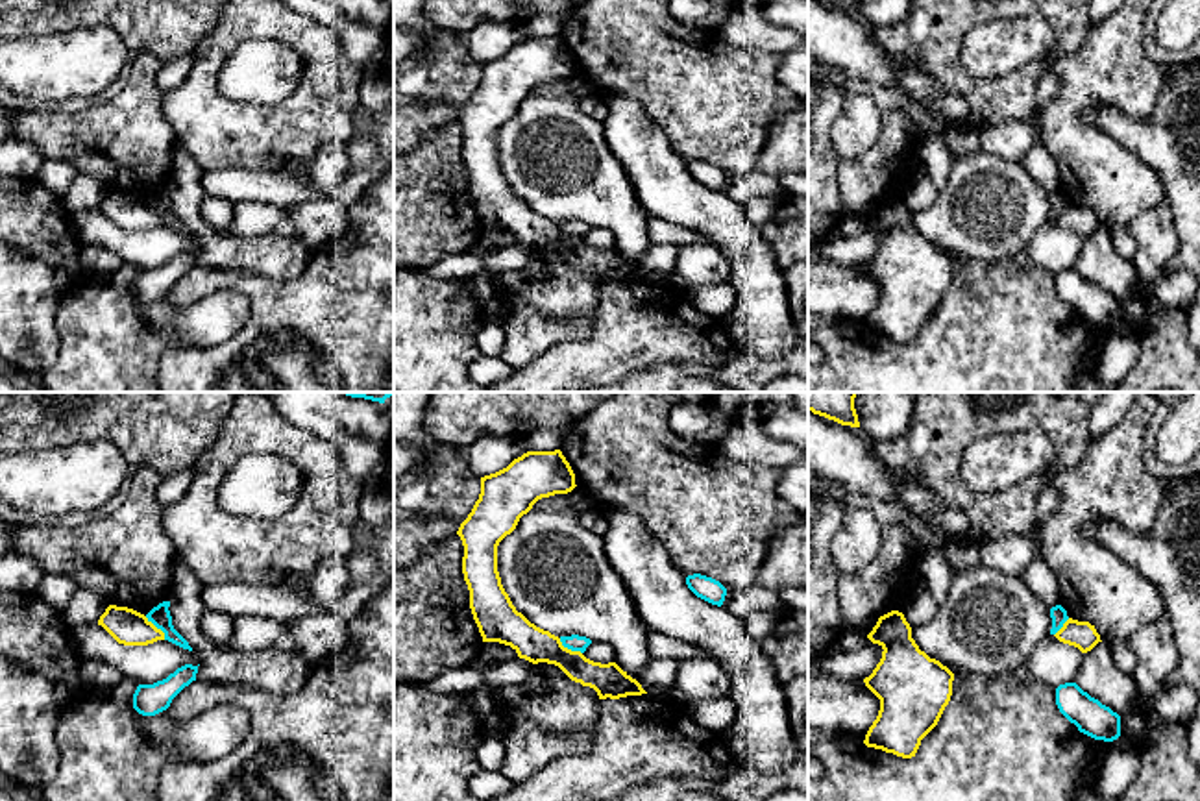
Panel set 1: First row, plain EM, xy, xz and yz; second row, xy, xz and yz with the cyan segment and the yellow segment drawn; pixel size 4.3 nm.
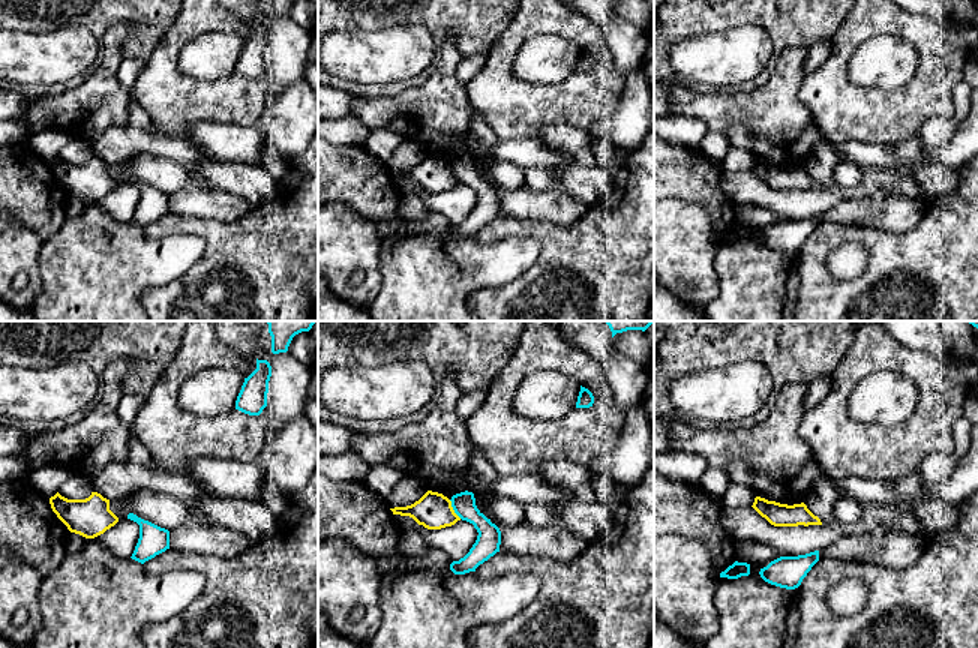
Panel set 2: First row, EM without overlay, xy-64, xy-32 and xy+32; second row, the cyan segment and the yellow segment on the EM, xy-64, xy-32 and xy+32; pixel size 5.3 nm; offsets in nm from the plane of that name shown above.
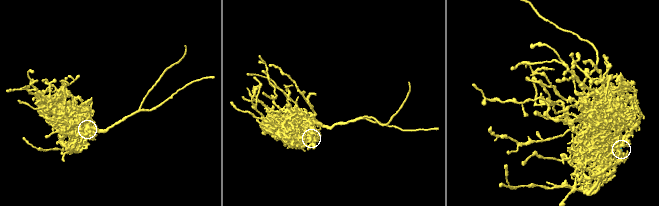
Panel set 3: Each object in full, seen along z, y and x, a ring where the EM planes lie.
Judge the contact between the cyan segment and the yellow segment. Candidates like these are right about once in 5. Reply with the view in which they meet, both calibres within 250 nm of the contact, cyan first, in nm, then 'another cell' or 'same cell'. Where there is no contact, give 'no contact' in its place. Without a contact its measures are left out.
xy | 90/160 nm | another cell

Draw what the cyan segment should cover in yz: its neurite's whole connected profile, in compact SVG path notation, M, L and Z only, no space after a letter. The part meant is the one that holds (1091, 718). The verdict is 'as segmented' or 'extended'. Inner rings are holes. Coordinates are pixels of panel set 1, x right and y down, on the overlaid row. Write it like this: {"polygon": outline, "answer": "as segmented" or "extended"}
{"polygon": "M1076 683L1056 688L1056 705L1080 733L1095 740L1113 742L1120 736L1120 716L1091 697Z", "answer": "as segmented"}

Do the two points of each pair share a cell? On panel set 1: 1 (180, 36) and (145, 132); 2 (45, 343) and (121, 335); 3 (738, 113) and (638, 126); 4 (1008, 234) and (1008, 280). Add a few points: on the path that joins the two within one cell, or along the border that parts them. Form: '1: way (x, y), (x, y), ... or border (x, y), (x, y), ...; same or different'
1: border (130, 56), (150, 52), (165, 63); different
2: border (60, 298), (56, 311), (58, 357), (43, 372); different
3: border (625, 95), (642, 106), (683, 160); different
4: border (1023, 250), (993, 261), (966, 261); different

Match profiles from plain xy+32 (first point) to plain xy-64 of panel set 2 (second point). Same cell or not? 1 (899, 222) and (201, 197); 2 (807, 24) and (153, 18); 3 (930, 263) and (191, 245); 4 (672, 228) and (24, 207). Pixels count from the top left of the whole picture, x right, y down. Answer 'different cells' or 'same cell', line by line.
1: same cell
2: same cell
3: different cells
4: different cells

